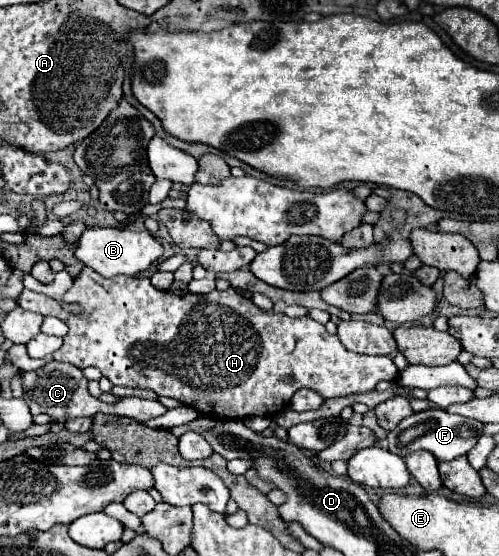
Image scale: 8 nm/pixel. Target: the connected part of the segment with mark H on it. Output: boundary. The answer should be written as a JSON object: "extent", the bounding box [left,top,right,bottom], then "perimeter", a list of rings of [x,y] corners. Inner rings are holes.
{"extent":[17,266,399,420],"perimeter":[[[85,266],[79,272],[79,276],[73,280],[73,286],[67,290],[67,294],[63,296],[61,302],[57,302],[57,300],[53,300],[53,298],[49,298],[45,294],[37,294],[37,292],[29,292],[29,290],[23,290],[19,294],[19,298],[17,298],[17,302],[25,310],[39,312],[43,316],[55,316],[55,318],[63,320],[69,326],[69,332],[63,336],[63,346],[53,354],[55,360],[69,362],[69,364],[79,366],[79,368],[95,366],[115,386],[131,386],[131,388],[147,388],[147,390],[153,390],[157,396],[175,398],[181,404],[195,408],[199,414],[209,416],[209,418],[215,418],[215,420],[243,420],[247,416],[275,416],[275,412],[281,412],[281,410],[285,410],[289,406],[291,396],[299,388],[317,390],[319,394],[323,394],[323,398],[337,398],[337,396],[347,396],[347,394],[371,392],[379,380],[393,382],[399,376],[399,370],[397,370],[397,366],[393,364],[393,360],[389,356],[363,356],[363,354],[349,352],[339,342],[337,336],[327,334],[327,330],[325,330],[323,324],[319,324],[319,322],[315,322],[315,320],[311,320],[307,316],[303,316],[303,318],[289,318],[289,316],[277,314],[273,310],[263,310],[263,308],[255,306],[249,298],[245,298],[243,294],[239,294],[235,288],[229,288],[229,290],[223,290],[223,292],[213,290],[213,292],[203,294],[203,296],[201,294],[191,294],[191,292],[175,294],[171,290],[159,290],[159,288],[155,288],[147,276],[133,276],[133,278],[129,278],[129,276],[115,276],[115,278],[103,278],[101,274],[97,274],[95,270],[91,270],[91,268]],[[67,302],[79,302],[79,304],[83,304],[89,314],[83,316],[83,318],[77,318],[77,316],[69,314],[67,310],[63,310],[63,304],[67,304]]]}

